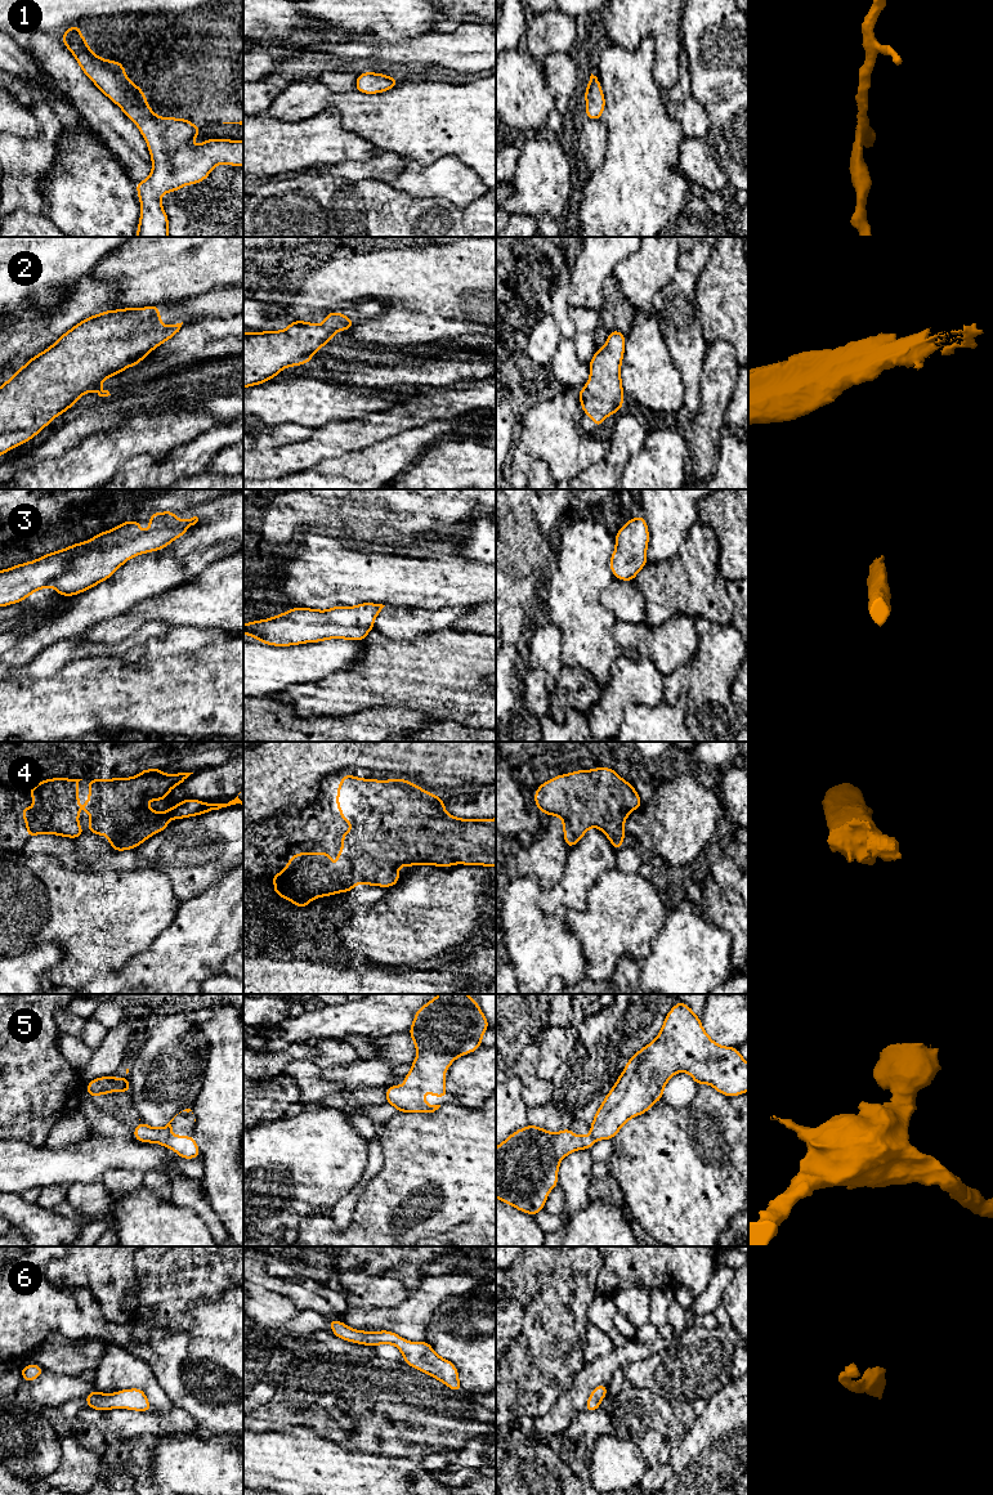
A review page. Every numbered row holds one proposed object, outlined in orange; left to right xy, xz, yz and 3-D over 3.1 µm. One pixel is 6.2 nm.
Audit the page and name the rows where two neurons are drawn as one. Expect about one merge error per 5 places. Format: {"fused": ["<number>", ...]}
{"fused": []}

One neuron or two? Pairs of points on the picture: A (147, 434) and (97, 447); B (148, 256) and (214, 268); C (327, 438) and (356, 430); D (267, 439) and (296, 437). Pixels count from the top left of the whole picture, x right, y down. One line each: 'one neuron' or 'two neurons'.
A: one neuron
B: one neuron
C: one neuron
D: one neuron

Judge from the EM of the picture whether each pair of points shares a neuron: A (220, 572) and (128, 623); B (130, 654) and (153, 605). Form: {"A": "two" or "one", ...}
{"A": "one", "B": "two"}

